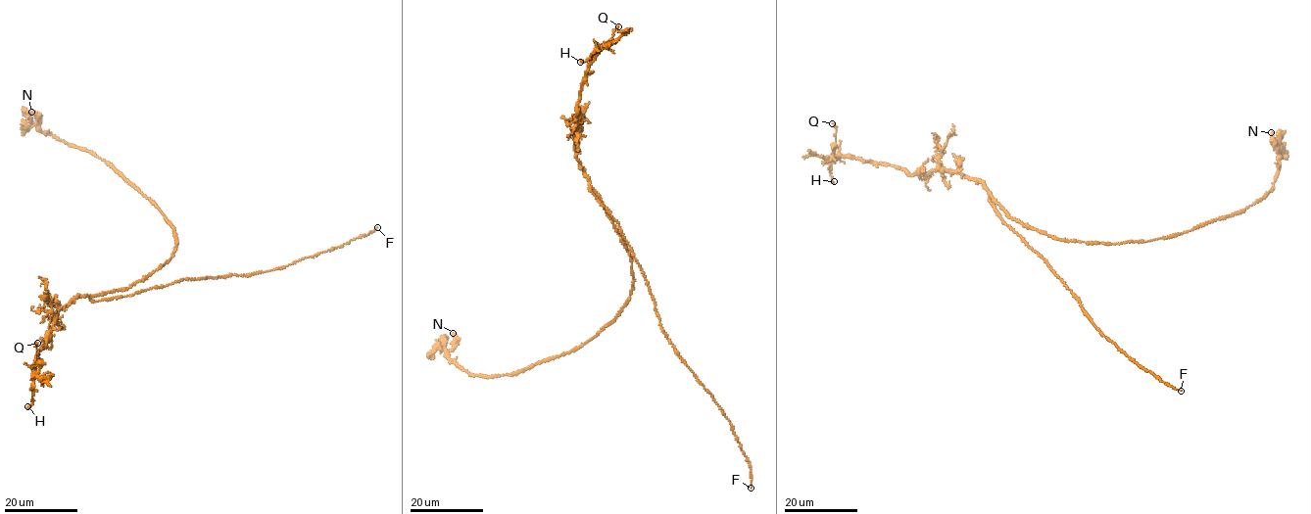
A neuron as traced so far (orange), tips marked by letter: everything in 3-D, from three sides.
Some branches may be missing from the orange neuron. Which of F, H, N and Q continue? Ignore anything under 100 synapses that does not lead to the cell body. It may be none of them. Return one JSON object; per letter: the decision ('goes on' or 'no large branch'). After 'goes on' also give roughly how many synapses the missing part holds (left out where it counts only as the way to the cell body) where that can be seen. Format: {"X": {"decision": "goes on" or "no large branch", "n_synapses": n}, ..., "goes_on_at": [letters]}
{"F": {"decision": "goes on"}, "H": {"decision": "no large branch"}, "N": {"decision": "no large branch"}, "Q": {"decision": "no large branch"}, "goes_on_at": ["F"]}

